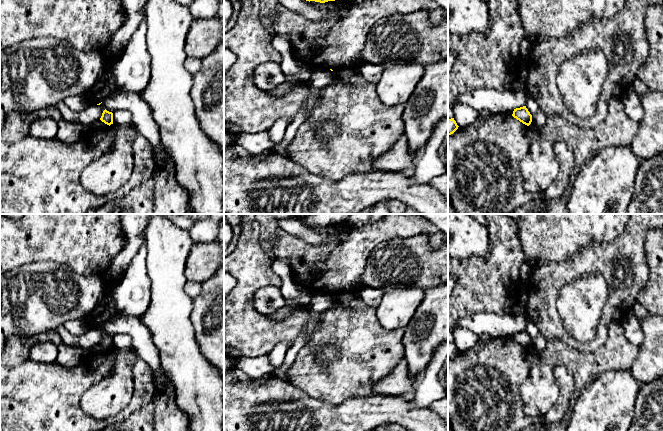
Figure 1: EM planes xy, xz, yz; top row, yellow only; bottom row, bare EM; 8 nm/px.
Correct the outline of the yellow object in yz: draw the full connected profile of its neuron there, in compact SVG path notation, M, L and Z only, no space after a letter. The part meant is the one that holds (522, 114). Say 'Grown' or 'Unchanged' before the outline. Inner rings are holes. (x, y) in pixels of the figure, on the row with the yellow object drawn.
Unchanged. M526 106L514 109L512 116L527 126L532 122L532 115Z

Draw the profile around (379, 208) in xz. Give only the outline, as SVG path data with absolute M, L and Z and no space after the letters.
M389 199L382 200L376 203L370 214L391 214L386 203Z

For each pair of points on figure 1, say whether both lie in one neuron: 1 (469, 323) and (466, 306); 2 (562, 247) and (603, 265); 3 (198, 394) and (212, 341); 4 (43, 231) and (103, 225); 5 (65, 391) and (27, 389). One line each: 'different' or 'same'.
1: different
2: different
3: different
4: same
5: same

